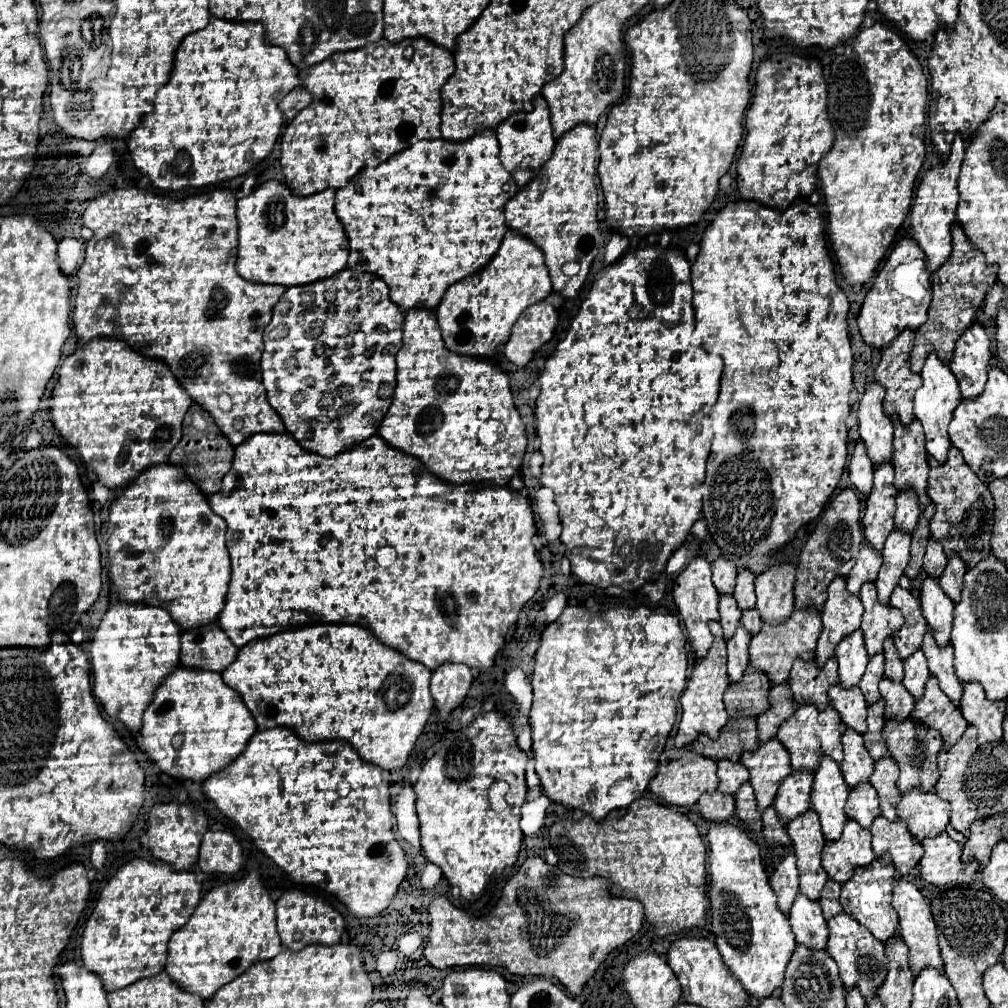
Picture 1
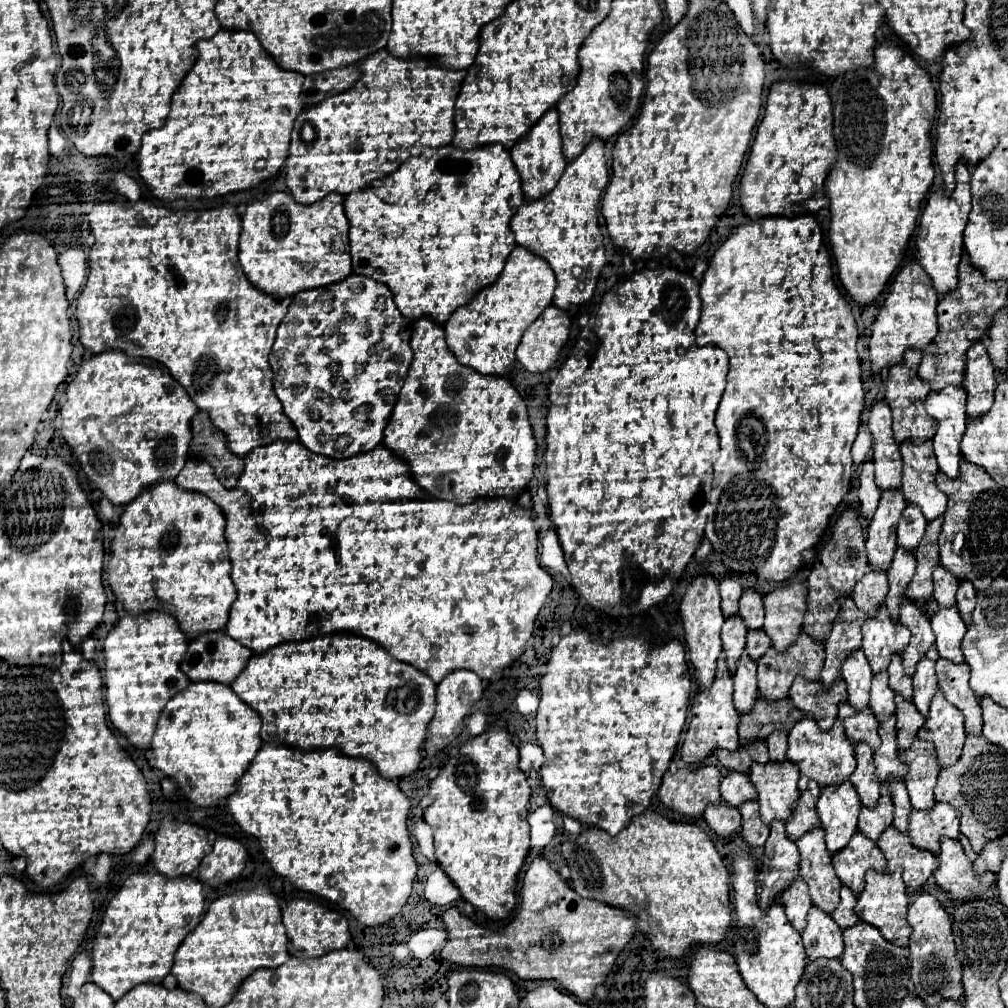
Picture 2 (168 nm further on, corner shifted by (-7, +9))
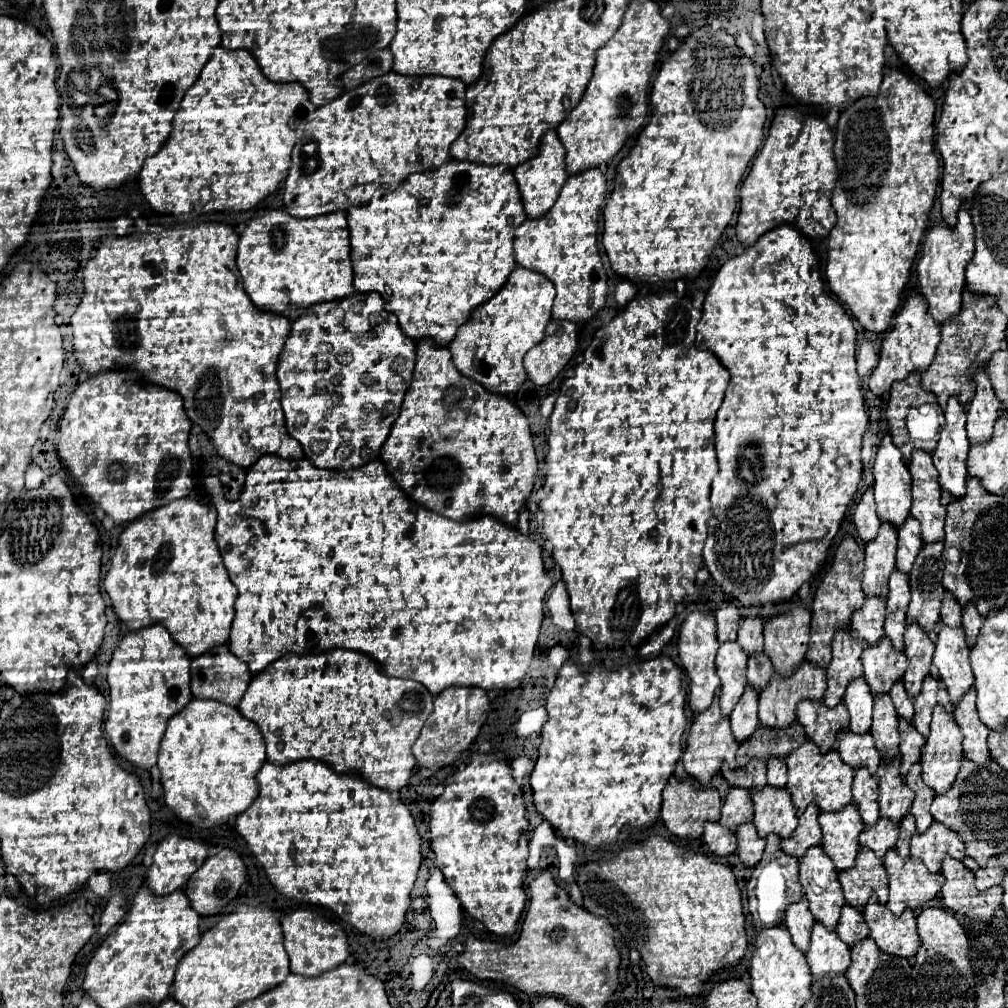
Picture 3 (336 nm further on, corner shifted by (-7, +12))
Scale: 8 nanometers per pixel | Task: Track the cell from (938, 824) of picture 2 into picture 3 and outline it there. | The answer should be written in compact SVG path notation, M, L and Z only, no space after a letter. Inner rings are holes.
M936 821L928 827L926 833L916 833L912 837L910 849L912 849L912 857L920 859L930 873L940 873L946 855L950 855L956 861L962 861L966 857L964 843L956 835L956 831Z

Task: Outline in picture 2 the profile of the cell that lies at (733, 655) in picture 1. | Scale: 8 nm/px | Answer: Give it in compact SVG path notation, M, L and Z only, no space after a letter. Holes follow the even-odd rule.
M744 652L738 660L738 668L734 672L734 706L738 712L750 710L752 702L758 694L758 680L756 680L756 662Z

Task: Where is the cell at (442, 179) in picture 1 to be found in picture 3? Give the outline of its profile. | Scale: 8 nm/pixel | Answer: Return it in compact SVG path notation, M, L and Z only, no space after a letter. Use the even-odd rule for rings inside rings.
M454 159L436 171L410 177L380 201L352 207L346 217L356 291L380 293L384 309L398 317L406 337L414 341L434 339L440 347L452 343L458 327L470 319L476 307L492 299L518 267L514 261L514 231L526 221L512 171L504 165L488 167Z

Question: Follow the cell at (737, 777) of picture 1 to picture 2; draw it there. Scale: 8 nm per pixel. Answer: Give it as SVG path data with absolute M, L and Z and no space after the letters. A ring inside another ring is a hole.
M730 770L722 778L720 794L722 794L724 802L734 804L734 806L740 806L746 800L756 800L756 796L758 796L750 776L744 774L744 772L736 772L736 770Z

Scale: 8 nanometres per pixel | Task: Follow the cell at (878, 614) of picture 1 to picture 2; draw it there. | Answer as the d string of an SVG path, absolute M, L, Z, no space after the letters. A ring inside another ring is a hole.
M884 604L878 606L874 616L868 616L864 620L862 634L862 648L874 672L886 670L892 654L900 654L910 642L910 630L904 624L894 622Z

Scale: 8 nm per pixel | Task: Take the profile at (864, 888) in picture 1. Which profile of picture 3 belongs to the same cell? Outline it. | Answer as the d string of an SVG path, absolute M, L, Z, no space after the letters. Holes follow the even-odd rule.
M876 895L868 901L868 905L864 907L864 921L870 927L870 937L876 941L876 945L880 947L880 951L888 953L888 955L898 955L898 957L914 957L920 949L920 937L916 931L916 913L914 911L904 911L904 915L894 917L892 911L888 911L888 907L880 905Z

